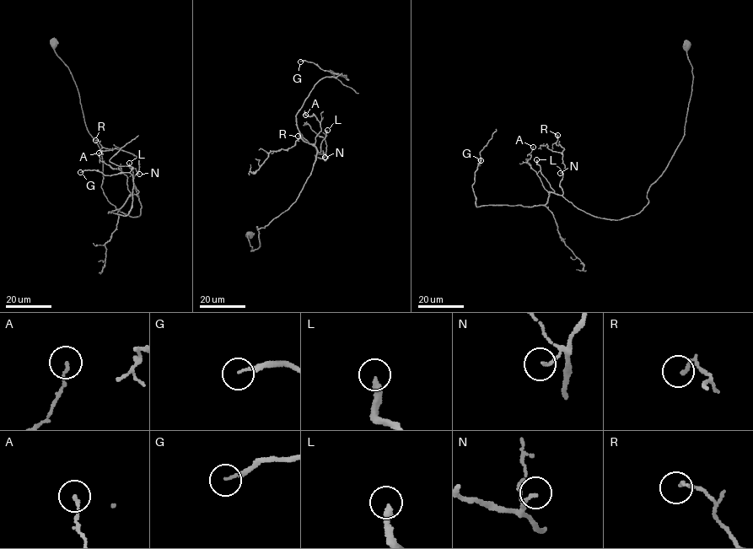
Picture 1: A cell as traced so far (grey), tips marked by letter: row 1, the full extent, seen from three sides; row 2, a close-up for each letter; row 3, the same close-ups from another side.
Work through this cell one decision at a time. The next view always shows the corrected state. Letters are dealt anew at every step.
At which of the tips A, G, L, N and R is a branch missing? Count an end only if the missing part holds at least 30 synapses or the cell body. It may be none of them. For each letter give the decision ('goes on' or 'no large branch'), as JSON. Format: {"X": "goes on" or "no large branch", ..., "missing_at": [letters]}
{"A": "no large branch", "G": "no large branch", "L": "no large branch", "N": "no large branch", "R": "no large branch", "missing_at": []}

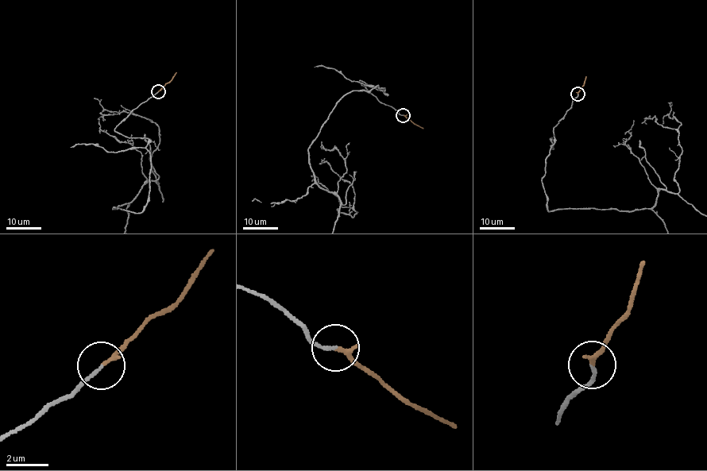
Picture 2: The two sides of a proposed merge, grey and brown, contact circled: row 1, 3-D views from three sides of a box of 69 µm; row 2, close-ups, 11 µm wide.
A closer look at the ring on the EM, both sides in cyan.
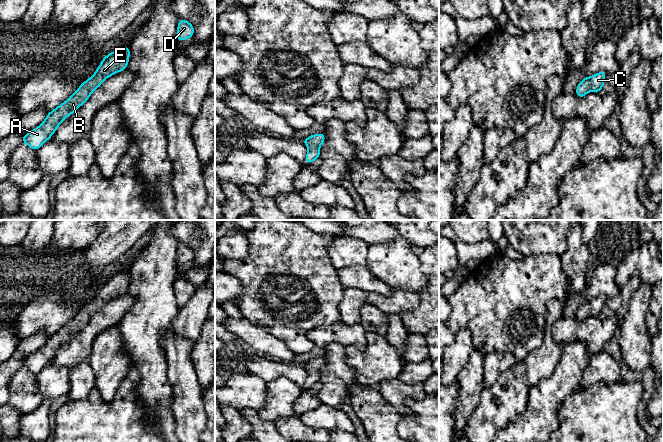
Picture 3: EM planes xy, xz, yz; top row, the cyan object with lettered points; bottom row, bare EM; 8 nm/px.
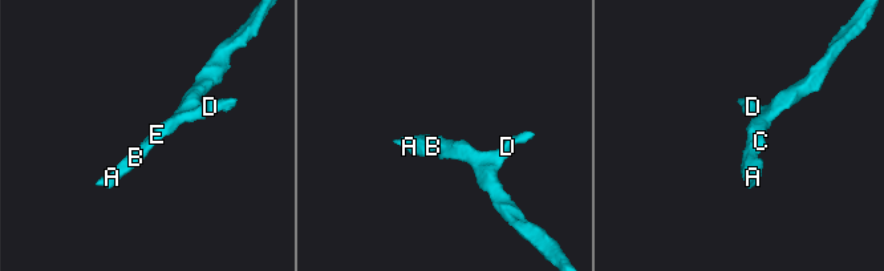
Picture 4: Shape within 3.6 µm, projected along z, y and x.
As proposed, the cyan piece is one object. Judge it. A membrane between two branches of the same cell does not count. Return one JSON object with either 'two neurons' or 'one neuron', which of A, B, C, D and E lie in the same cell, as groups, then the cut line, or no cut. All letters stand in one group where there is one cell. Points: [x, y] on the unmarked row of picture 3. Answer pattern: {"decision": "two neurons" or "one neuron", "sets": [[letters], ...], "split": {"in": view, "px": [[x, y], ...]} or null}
{"decision": "one neuron", "sets": [["A", "B", "C", "D", "E"]], "split": null}

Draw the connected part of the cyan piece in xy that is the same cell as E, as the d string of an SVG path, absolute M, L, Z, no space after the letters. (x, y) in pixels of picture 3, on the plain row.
M128 269L104 281L94 299L83 306L68 324L49 336L46 343L37 352L24 359L22 367L26 367L35 375L38 374L51 362L62 345L83 329L105 303L127 293L129 281L130 274Z

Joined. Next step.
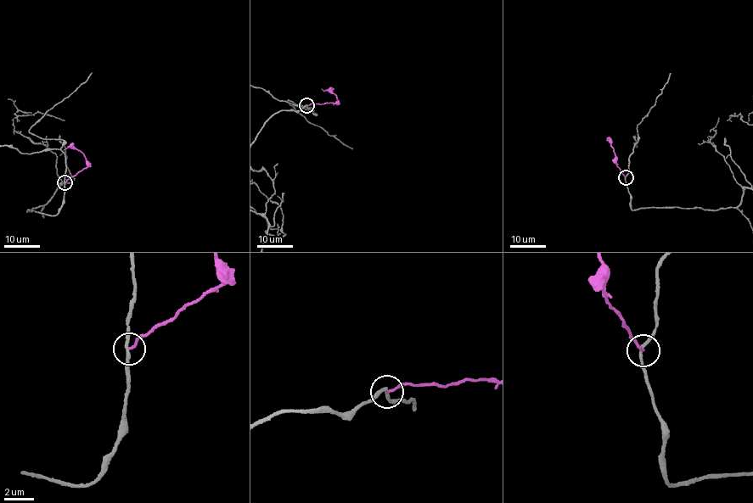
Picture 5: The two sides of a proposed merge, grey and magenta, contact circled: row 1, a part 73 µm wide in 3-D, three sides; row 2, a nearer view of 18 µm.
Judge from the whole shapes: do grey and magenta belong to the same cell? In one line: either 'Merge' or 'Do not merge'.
Do not merge

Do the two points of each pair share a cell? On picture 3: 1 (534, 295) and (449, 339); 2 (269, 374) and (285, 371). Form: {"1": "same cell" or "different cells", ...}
{"1": "different cells", "2": "same cell"}

